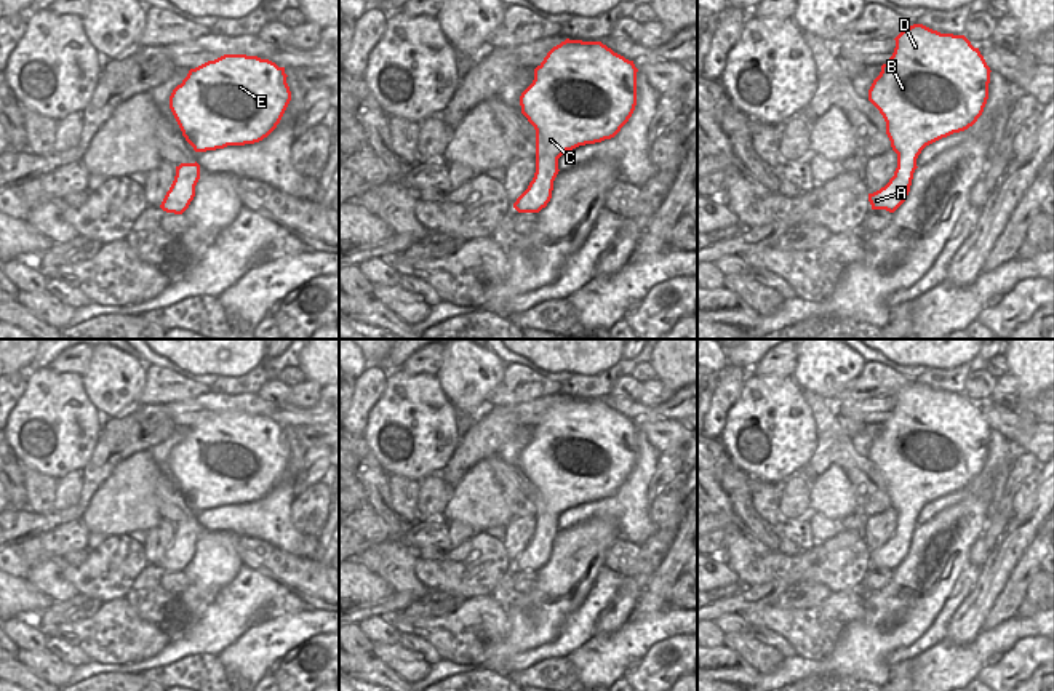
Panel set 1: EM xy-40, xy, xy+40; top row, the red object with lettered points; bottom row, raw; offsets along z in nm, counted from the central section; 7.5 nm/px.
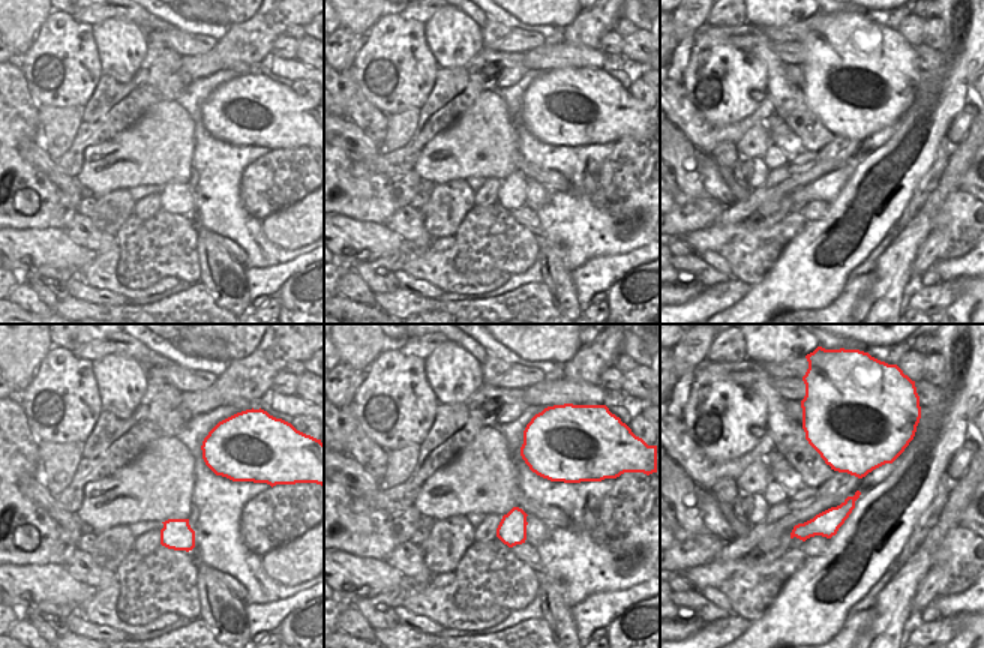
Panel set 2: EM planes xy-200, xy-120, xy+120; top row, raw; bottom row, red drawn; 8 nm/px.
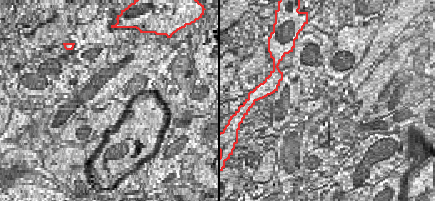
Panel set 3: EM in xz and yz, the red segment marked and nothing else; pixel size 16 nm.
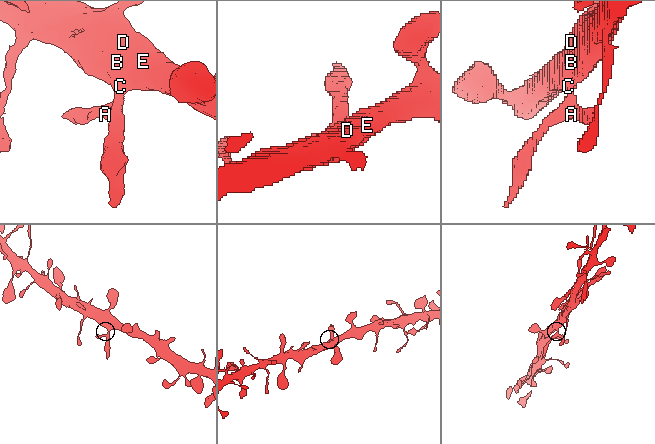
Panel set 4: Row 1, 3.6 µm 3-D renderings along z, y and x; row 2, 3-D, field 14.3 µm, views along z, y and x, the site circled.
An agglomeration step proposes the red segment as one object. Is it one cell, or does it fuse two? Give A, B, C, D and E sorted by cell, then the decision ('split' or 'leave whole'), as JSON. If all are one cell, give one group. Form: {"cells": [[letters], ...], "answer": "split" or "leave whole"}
{"cells": [["A", "B", "C", "D", "E"]], "answer": "leave whole"}

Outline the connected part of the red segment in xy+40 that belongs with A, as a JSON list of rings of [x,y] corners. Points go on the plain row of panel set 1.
[[[923,382],[904,387],[896,406],[868,448],[868,459],[886,480],[886,493],[897,512],[897,526],[889,541],[868,552],[872,568],[894,571],[907,557],[921,509],[953,491],[972,485],[988,457],[990,425],[979,406],[964,393],[940,392]]]

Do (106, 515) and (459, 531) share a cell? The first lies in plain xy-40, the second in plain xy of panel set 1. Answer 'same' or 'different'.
different

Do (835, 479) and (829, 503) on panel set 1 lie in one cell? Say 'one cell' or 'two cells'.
one cell

